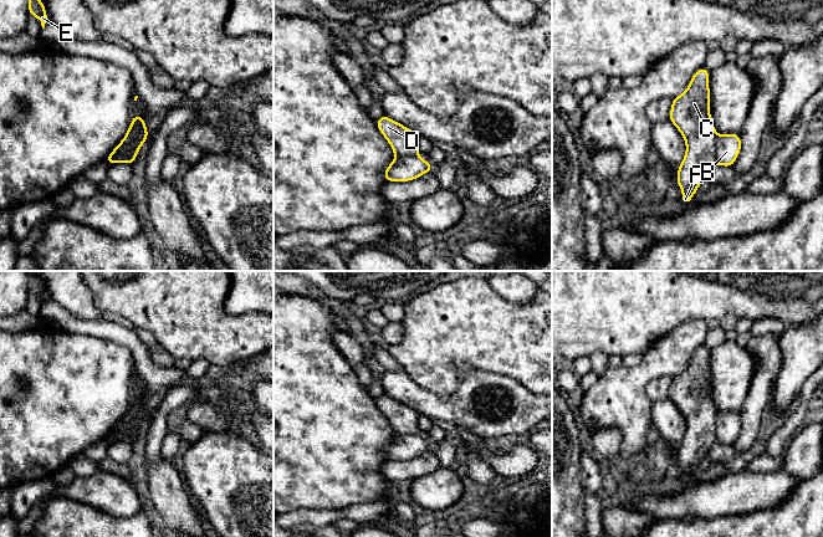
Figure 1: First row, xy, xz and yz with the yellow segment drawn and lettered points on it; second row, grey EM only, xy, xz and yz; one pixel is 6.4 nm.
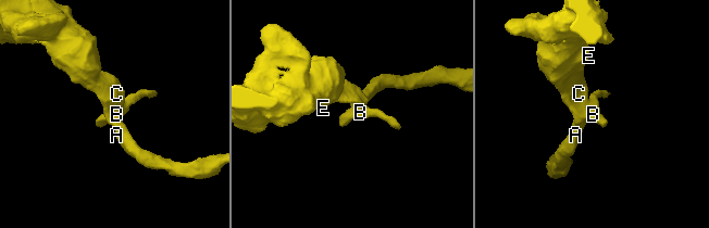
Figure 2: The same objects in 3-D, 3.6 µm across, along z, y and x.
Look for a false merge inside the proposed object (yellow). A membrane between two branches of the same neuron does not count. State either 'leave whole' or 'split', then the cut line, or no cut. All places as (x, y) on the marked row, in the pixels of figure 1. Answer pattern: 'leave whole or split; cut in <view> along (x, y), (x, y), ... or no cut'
split; cut in xy along (141, 117), (136, 132), (117, 147)

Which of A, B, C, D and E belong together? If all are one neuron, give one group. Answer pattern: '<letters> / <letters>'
A C D E / B

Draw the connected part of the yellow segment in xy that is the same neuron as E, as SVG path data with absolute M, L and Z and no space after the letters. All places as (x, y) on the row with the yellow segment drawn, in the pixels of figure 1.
M29 0L29 15L35 15L41 22L42 29L47 22L47 12L41 0Z

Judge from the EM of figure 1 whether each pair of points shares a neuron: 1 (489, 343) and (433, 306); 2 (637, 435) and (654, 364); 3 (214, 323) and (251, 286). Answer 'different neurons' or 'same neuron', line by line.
1: same neuron
2: same neuron
3: different neurons

